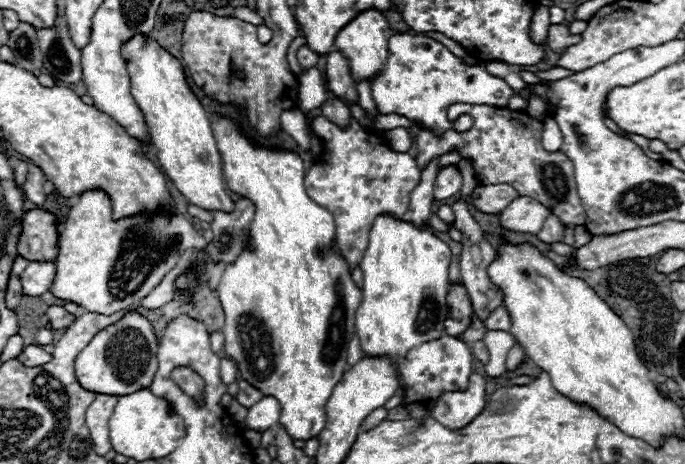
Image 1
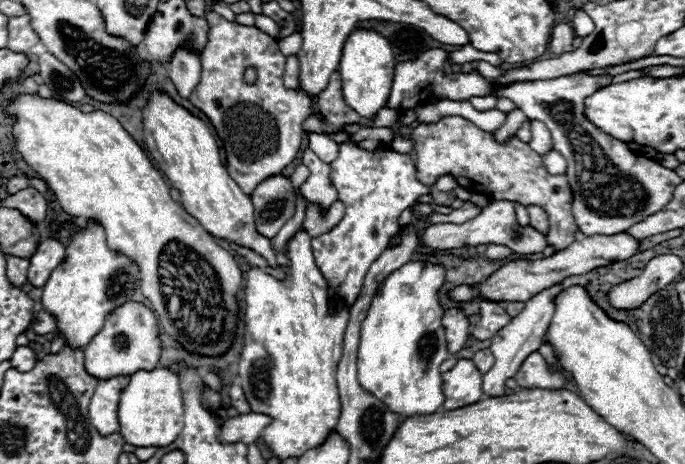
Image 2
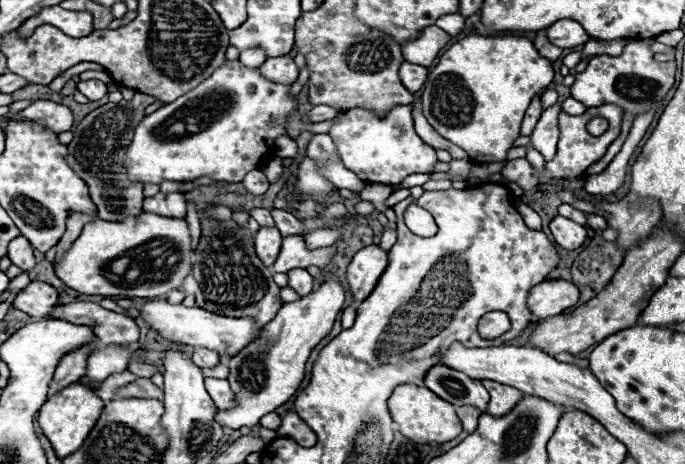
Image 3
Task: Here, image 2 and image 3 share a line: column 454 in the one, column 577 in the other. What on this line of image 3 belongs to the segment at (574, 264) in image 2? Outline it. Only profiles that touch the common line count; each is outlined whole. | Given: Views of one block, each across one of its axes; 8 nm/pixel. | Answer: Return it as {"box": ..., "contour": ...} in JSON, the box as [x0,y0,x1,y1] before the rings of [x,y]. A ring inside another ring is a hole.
{"box":[528,280,580,318],"contour":[[[546,280],[534,286],[528,294],[528,308],[538,318],[548,318],[572,308],[580,298],[580,290],[568,280]]]}

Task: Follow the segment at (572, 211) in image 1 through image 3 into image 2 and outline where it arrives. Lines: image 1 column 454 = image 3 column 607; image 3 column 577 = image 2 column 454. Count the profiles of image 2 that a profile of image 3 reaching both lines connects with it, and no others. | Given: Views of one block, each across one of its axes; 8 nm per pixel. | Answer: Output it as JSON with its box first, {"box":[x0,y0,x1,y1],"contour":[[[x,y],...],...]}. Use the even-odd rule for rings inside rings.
{"box":[406,116,578,252],"contour":[[[444,116],[436,124],[420,124],[406,138],[414,142],[418,156],[416,176],[422,184],[432,186],[438,176],[450,174],[468,192],[482,192],[490,200],[512,200],[524,206],[536,204],[550,220],[550,230],[546,234],[548,246],[560,252],[574,242],[578,226],[572,218],[572,188],[568,186],[566,174],[548,174],[542,156],[522,140],[514,138],[508,144],[496,144],[492,132],[484,132],[460,116]]]}

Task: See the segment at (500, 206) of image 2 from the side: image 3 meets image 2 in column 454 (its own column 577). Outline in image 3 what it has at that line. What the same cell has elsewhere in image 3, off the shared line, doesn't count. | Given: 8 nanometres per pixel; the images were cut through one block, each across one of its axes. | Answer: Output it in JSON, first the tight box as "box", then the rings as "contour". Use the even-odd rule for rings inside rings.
{"box":[550,216,586,250],"contour":[[[556,216],[550,222],[550,232],[552,232],[556,244],[560,244],[566,250],[576,250],[586,240],[586,228],[564,216]]]}

